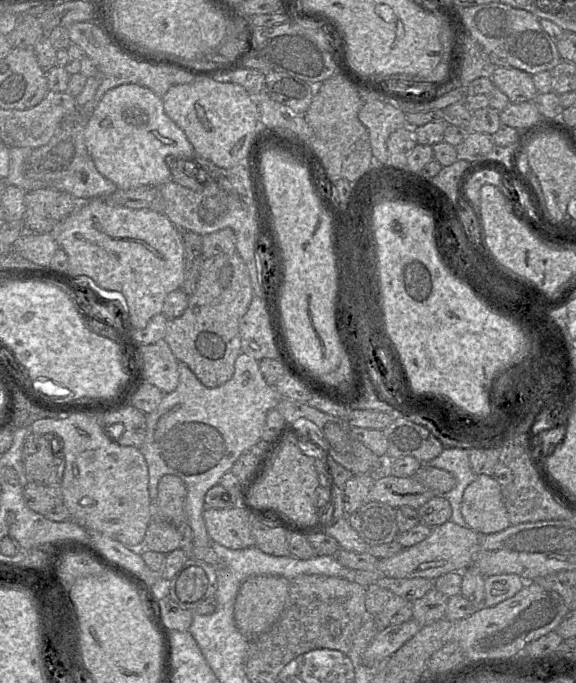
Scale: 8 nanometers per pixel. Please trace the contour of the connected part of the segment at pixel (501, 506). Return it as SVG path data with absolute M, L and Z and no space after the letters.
M476 475L463 494L461 513L468 527L480 535L497 533L510 524L501 485L487 475Z

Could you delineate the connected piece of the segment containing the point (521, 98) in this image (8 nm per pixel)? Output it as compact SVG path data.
M496 67L491 80L496 88L502 91L510 100L510 103L531 101L537 94L532 75L513 67Z

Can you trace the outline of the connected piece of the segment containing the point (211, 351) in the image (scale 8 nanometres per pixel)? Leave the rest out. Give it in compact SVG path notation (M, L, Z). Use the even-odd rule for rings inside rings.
M238 253L215 255L204 259L196 289L189 296L184 313L178 318L168 319L164 340L176 359L185 363L206 387L218 387L232 377L236 359L241 354L240 320L246 314L253 296L249 270Z

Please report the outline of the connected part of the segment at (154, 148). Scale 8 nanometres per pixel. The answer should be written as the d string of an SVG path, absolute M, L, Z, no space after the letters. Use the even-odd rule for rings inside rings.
M123 84L108 90L94 108L84 131L85 144L98 172L127 190L140 186L158 187L172 180L167 157L194 159L196 152L184 131L164 111L162 98L137 84Z

